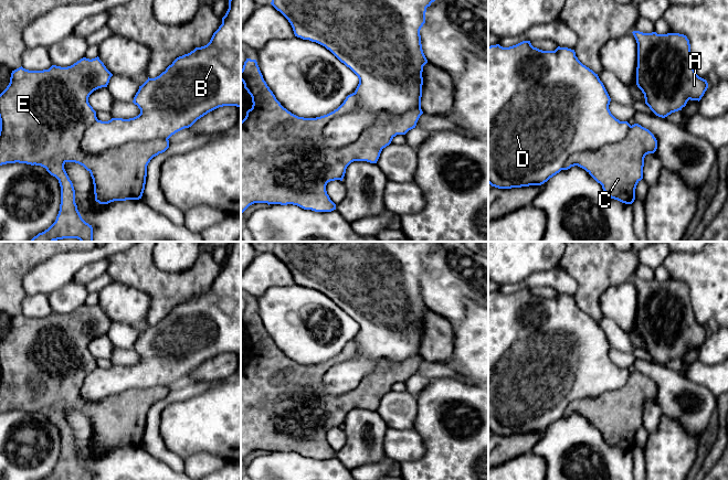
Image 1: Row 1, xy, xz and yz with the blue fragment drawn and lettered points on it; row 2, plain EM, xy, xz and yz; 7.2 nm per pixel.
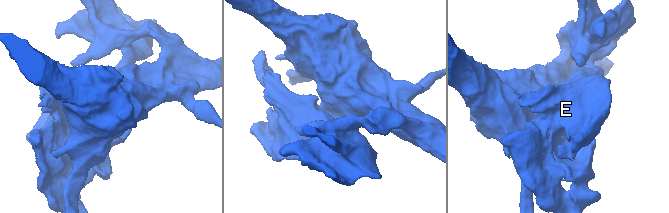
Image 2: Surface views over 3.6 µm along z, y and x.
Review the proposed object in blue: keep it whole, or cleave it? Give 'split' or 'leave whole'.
leave whole

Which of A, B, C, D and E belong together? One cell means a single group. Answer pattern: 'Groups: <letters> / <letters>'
Groups: A B C D E

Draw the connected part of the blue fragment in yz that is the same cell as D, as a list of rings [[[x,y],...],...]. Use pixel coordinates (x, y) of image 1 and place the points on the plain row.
[[[523,288],[509,295],[499,291],[488,294],[488,430],[498,436],[541,433],[561,417],[578,413],[602,433],[609,445],[632,451],[635,447],[636,433],[643,426],[644,405],[656,398],[657,387],[641,372],[631,373],[627,369],[616,366],[609,356],[610,349],[611,345],[598,321],[578,307],[574,297],[558,294],[555,298],[542,298],[534,295],[530,288]]]

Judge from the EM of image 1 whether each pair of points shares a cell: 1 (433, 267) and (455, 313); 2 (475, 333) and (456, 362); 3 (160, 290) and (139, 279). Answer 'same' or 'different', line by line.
1: same
2: same
3: same

